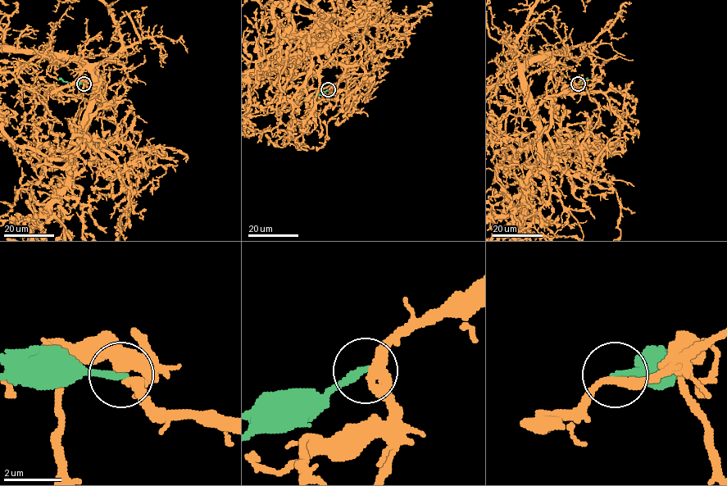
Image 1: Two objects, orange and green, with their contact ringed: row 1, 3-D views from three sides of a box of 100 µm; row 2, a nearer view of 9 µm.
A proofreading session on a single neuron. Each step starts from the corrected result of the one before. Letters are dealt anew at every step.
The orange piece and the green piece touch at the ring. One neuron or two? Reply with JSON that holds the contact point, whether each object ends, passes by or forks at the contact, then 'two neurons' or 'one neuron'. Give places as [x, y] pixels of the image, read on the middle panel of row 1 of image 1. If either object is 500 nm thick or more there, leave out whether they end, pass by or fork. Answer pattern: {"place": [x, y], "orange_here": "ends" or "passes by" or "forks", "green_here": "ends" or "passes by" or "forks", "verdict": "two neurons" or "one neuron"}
{"place": [328, 89], "orange_here": "passes by", "green_here": "ends", "verdict": "two neurons"}

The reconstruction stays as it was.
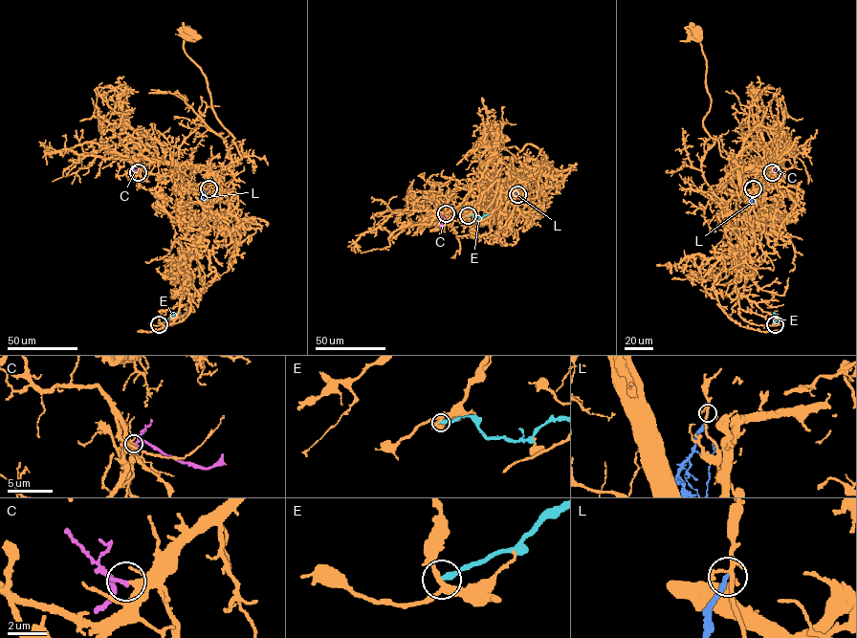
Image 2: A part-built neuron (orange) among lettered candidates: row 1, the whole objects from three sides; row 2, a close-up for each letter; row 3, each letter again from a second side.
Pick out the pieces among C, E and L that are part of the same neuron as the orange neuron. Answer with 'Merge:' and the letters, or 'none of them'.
Merge: C

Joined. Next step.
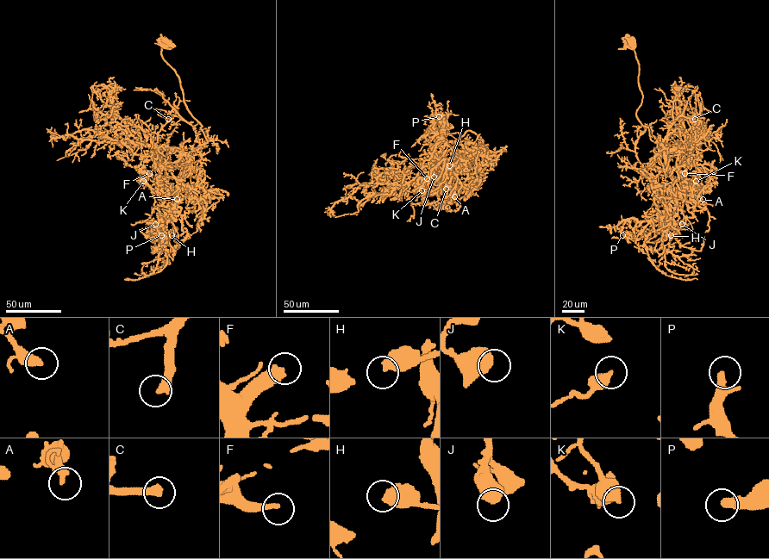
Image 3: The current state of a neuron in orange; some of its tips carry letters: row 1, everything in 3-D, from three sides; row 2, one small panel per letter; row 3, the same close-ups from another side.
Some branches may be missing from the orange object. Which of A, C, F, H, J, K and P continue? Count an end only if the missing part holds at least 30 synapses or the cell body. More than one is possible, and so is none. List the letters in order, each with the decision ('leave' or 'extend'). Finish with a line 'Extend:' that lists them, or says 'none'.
A: leave
C: extend
F: extend
H: leave
J: leave
K: leave
P: extend
Extend: C, F, P

